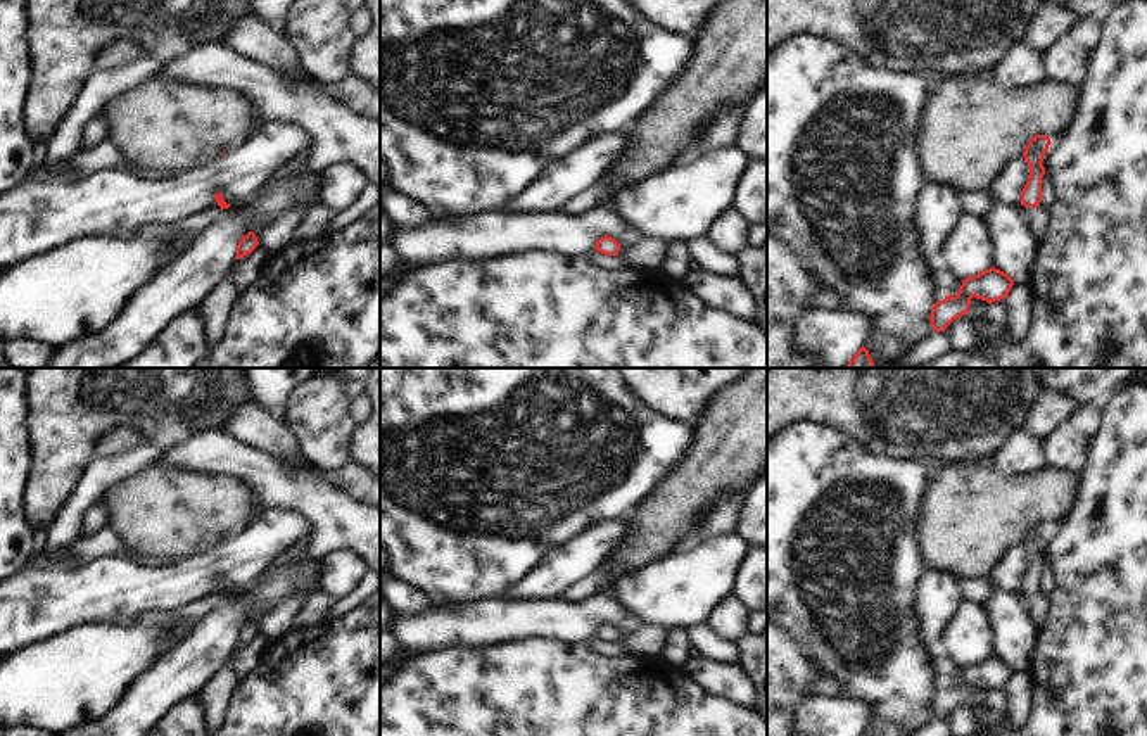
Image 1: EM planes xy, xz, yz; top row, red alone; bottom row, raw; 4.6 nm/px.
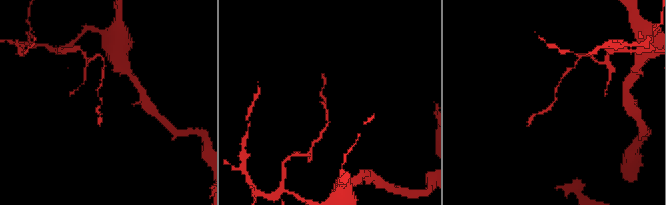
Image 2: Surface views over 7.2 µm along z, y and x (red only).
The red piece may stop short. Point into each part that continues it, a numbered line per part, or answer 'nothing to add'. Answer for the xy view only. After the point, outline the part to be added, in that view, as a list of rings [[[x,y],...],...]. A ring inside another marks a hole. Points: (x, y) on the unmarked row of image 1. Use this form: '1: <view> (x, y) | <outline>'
nothing to add

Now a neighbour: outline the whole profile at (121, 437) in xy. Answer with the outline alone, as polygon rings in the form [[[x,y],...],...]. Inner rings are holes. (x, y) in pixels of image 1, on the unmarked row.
[[[117,425],[105,430],[95,444],[95,456],[116,456],[143,442],[138,428]]]

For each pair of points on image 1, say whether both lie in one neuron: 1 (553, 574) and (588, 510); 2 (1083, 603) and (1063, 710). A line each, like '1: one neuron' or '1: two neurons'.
1: two neurons
2: one neuron

